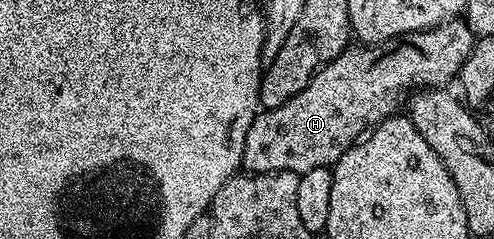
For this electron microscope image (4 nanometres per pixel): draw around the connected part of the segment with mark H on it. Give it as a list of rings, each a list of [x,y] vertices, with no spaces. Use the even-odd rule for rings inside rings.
[[[458,17],[426,31],[399,35],[380,45],[346,47],[343,53],[339,53],[339,57],[316,71],[309,84],[298,95],[291,97],[291,101],[278,107],[258,110],[251,121],[251,129],[247,129],[247,141],[243,145],[241,162],[244,170],[254,175],[262,175],[268,171],[290,171],[301,176],[311,169],[332,168],[366,132],[389,116],[398,114],[400,107],[397,106],[400,105],[401,98],[403,103],[414,89],[441,89],[448,84],[445,83],[448,79],[456,80],[474,42],[475,32],[469,28],[464,18]]]

